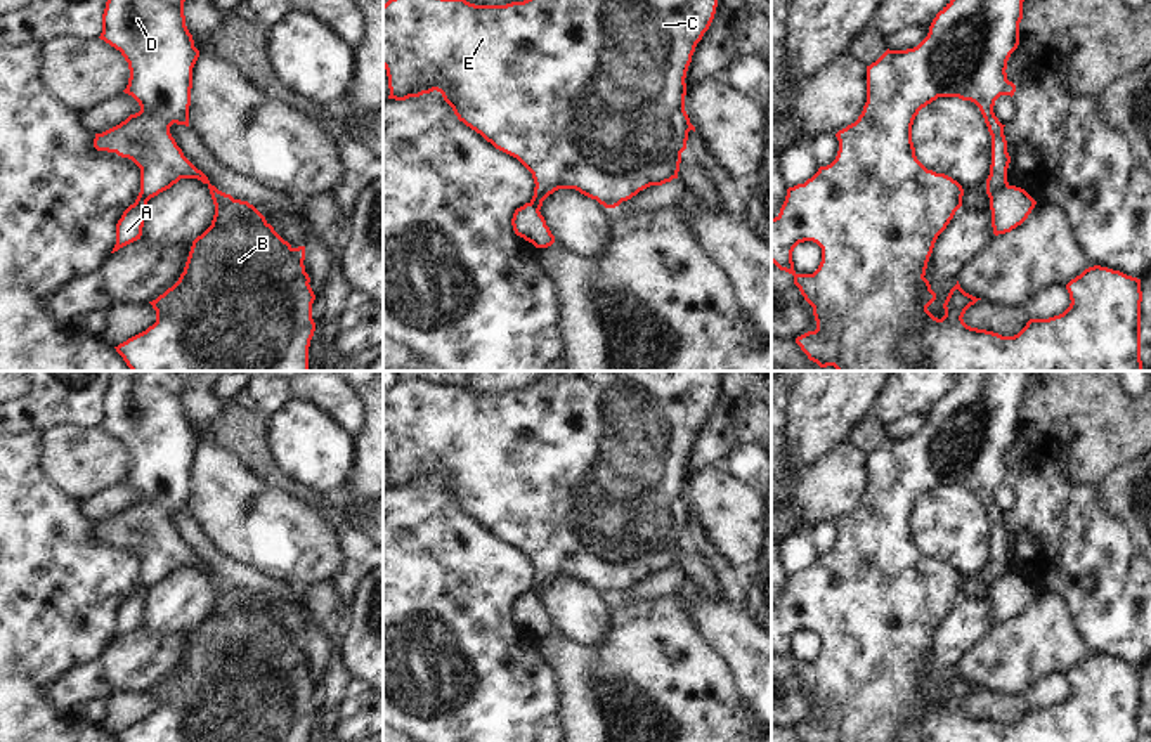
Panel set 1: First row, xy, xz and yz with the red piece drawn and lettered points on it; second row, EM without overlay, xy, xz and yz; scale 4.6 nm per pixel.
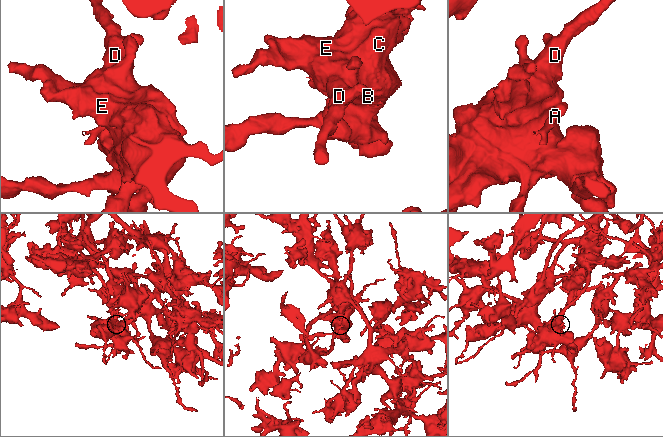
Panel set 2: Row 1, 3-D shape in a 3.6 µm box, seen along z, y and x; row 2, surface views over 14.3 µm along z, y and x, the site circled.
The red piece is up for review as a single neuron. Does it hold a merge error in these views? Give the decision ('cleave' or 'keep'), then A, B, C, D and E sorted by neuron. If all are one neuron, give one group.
cleave; A / B C D E

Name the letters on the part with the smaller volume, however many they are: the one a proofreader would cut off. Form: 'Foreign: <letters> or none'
Foreign: A

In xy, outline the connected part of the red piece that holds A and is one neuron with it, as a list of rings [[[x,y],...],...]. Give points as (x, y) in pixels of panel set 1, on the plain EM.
[[[139,581],[133,593],[130,593],[116,612],[116,633],[111,641],[140,628],[144,615],[144,598],[147,588]]]

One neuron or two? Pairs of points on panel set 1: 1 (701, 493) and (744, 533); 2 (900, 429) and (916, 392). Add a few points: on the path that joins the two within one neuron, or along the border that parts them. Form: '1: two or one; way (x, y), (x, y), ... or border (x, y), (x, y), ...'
1: one; way (711, 503), (734, 522)
2: two; border (929, 411), (910, 411), (886, 427)

